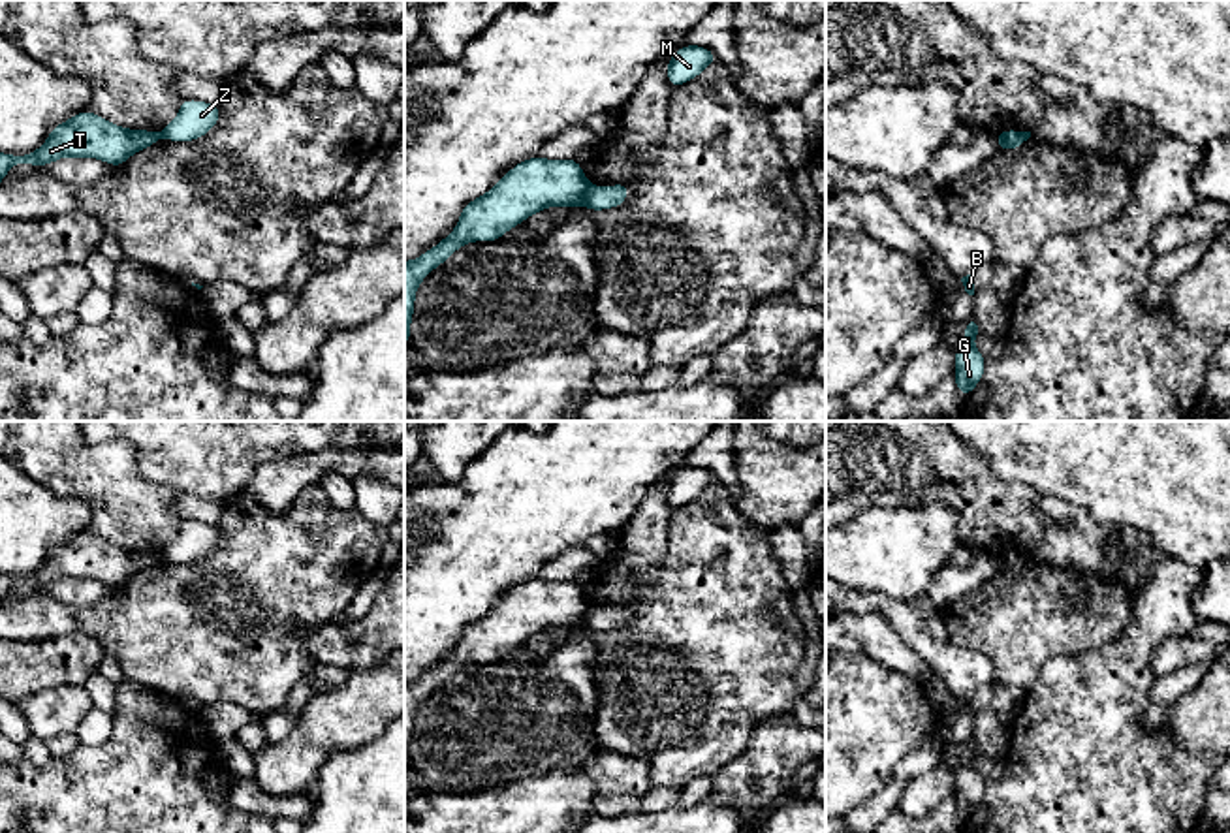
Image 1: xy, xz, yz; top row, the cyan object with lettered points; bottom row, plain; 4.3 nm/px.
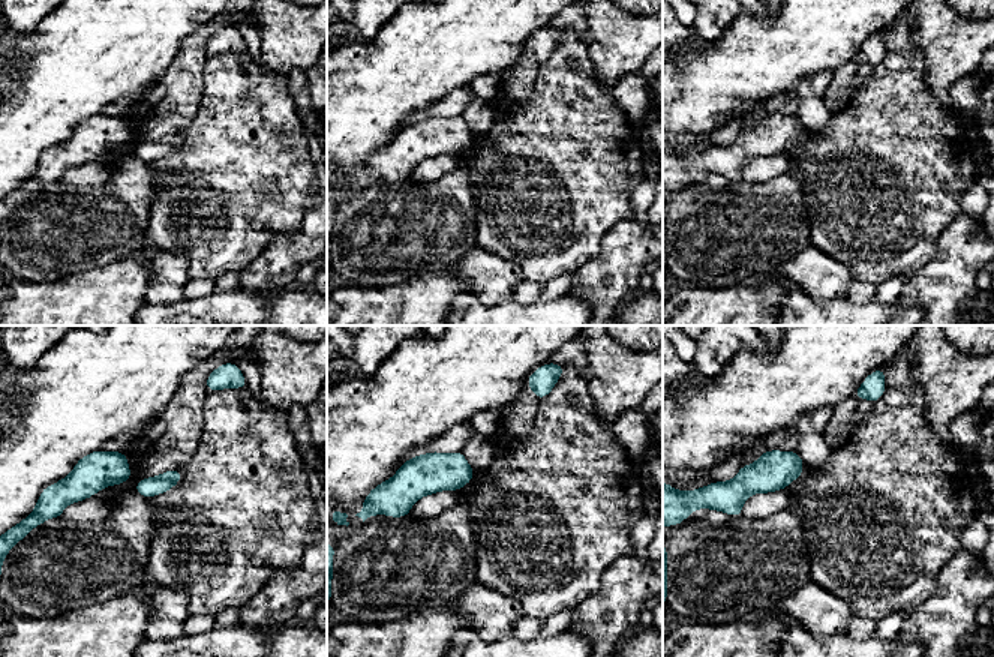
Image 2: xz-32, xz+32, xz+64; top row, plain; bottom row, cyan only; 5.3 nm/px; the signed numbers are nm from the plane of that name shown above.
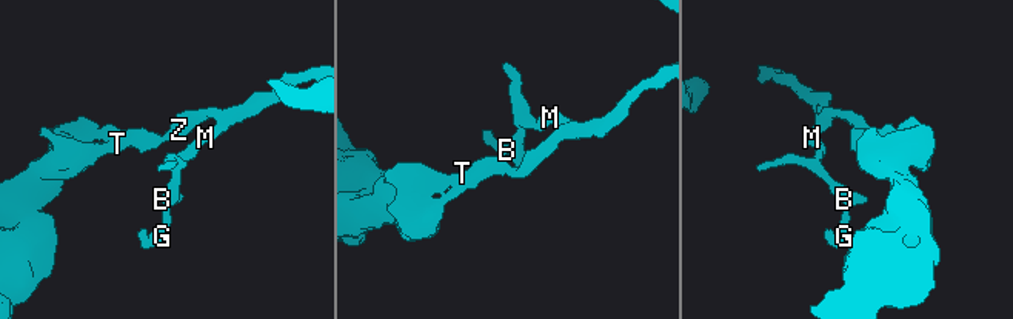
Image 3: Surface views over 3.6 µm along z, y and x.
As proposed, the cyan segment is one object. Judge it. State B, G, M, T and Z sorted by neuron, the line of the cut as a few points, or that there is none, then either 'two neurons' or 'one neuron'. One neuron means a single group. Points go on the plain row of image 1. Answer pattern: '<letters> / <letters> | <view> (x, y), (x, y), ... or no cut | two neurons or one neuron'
B G M Z / T | xz (591, 608), (580, 625) | two neurons

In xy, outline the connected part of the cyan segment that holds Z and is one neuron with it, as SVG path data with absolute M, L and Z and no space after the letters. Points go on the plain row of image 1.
M182 521L179 536L160 553L169 562L194 562L209 555L220 540L218 525Z

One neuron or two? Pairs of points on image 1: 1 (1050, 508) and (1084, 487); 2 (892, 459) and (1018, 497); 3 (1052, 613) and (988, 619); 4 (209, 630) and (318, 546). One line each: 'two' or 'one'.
1: two
2: one
3: one
4: one

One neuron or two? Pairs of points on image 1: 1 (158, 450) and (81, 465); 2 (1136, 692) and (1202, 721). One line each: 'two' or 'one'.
1: two
2: two

